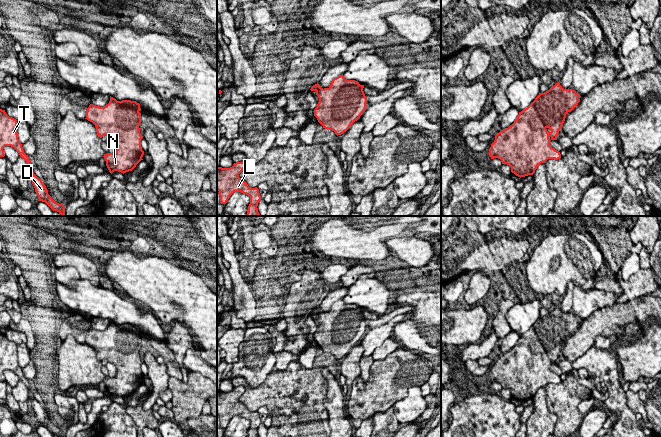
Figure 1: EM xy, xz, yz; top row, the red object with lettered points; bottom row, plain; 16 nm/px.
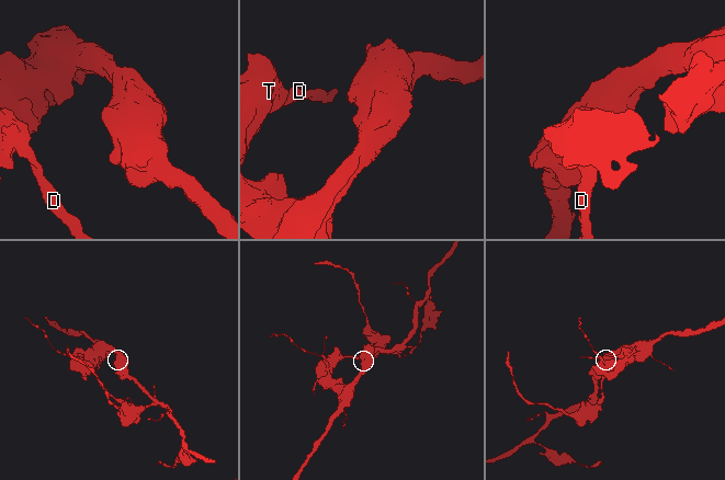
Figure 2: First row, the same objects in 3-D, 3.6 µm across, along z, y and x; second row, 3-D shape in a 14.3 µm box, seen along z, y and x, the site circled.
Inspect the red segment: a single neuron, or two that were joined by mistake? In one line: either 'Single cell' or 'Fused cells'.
Single cell

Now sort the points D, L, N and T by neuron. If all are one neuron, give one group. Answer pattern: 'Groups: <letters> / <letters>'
Groups: D L N T

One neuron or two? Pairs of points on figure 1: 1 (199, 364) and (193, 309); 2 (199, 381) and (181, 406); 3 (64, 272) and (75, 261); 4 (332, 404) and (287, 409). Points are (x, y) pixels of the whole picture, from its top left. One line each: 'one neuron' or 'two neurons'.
1: two neurons
2: one neuron
3: two neurons
4: two neurons

